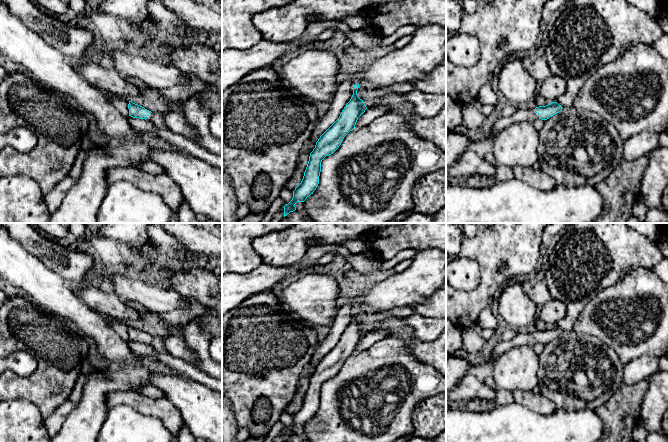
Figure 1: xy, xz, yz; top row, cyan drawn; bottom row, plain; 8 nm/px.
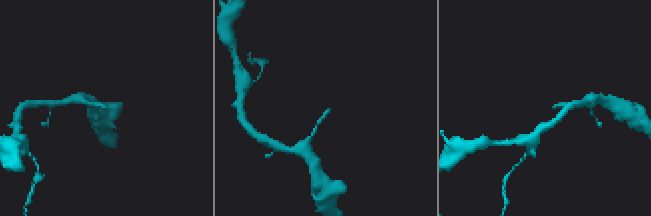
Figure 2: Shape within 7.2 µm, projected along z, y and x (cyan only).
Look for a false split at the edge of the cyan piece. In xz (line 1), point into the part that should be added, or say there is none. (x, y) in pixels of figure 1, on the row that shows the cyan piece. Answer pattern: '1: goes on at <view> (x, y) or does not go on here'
1: does not go on here

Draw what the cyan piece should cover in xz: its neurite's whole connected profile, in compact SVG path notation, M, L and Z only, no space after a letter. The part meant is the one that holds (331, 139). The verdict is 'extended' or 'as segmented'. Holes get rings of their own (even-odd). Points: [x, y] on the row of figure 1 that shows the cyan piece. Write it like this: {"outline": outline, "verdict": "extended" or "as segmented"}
{"outline": "M355 84L350 101L342 110L339 118L320 136L310 153L309 161L301 183L293 191L292 200L284 206L284 217L296 210L297 202L304 202L319 184L322 160L333 154L341 145L344 137L352 131L358 118L367 109L357 95L359 84Z", "verdict": "as segmented"}

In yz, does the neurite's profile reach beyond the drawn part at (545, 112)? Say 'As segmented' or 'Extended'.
Extended

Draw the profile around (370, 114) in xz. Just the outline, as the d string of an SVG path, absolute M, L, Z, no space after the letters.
M386 106L368 107L365 112L358 118L355 127L361 128L369 125L374 119L388 112Z

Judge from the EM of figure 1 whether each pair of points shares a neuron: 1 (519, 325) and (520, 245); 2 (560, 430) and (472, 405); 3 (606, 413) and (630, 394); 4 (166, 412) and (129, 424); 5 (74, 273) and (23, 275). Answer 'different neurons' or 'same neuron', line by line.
1: different neurons
2: different neurons
3: same neuron
4: different neurons
5: different neurons

